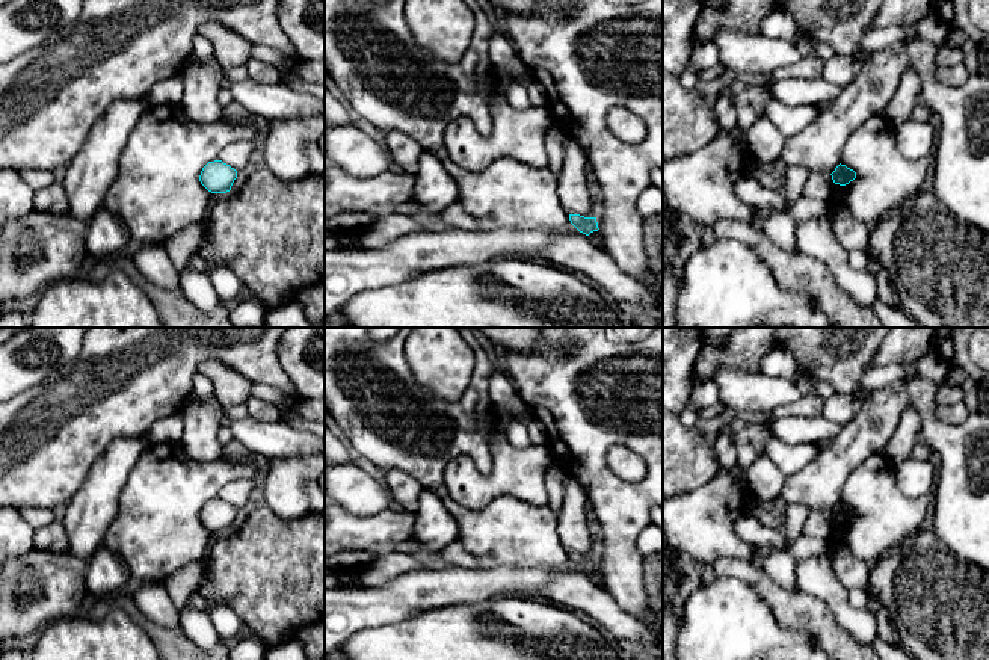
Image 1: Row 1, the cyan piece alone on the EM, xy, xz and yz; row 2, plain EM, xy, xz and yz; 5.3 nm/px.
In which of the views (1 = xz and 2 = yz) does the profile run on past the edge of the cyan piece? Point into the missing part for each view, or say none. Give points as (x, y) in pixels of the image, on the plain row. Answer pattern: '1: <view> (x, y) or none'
1: none
2: none

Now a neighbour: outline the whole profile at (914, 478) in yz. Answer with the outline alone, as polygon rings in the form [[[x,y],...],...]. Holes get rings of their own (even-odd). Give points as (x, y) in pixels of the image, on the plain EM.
[[[910,456],[894,465],[894,479],[903,495],[918,498],[933,492],[935,468],[929,461]]]

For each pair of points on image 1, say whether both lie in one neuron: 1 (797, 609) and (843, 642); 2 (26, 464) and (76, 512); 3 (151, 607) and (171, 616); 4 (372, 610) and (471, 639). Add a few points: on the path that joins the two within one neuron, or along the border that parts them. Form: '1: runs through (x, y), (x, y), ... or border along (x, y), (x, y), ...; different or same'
1: runs through (808, 613), (832, 638); same
2: border along (88, 474), (65, 506); different
3: runs through (156, 607), (166, 615); same
4: border along (435, 606), (367, 629); different

